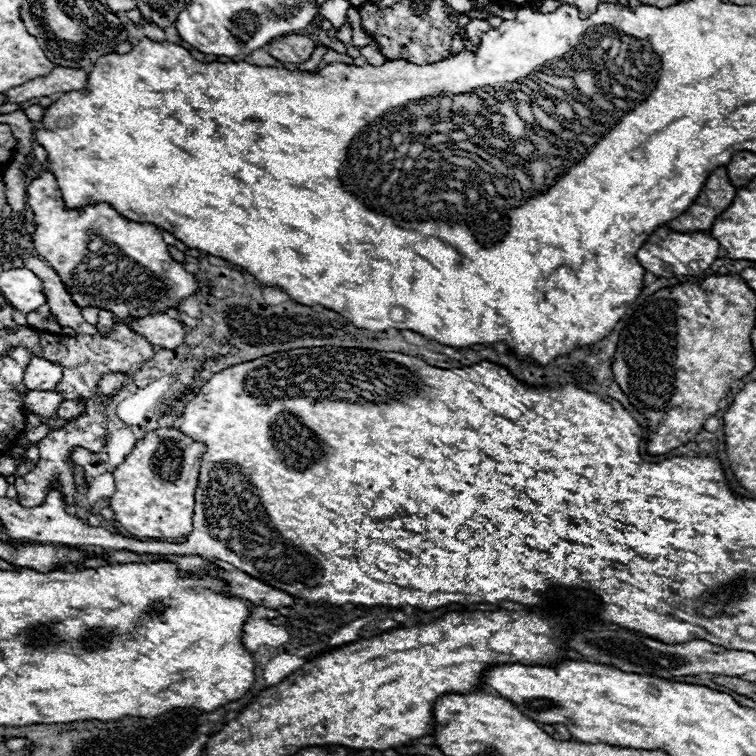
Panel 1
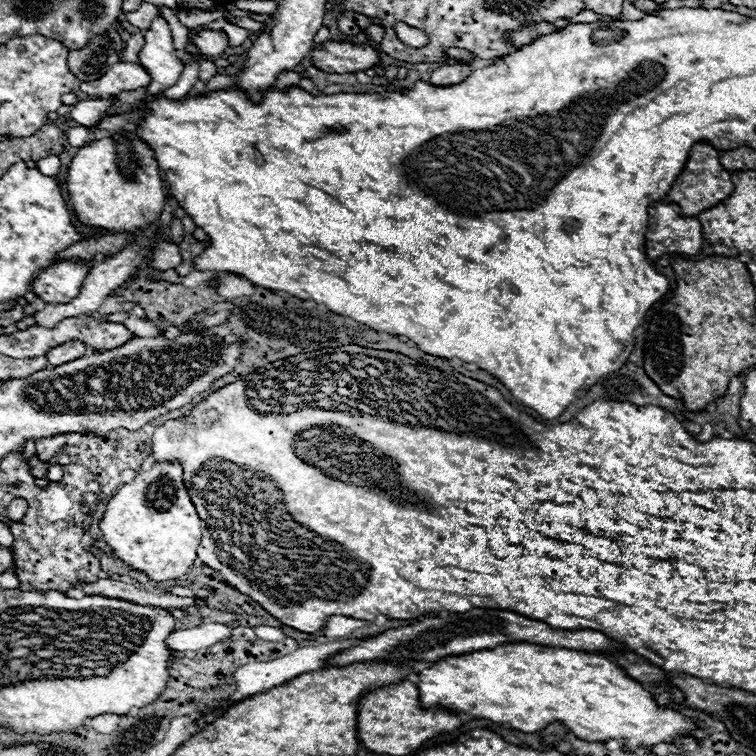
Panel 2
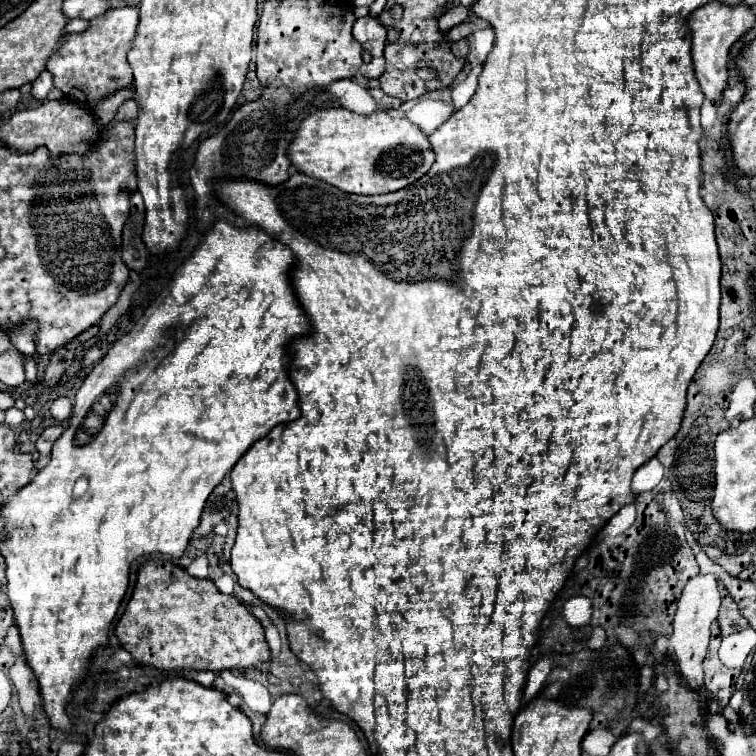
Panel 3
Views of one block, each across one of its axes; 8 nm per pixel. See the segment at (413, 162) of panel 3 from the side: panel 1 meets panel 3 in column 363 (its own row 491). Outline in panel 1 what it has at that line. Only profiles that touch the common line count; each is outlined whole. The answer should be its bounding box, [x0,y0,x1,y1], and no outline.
[110,428,204,540]

